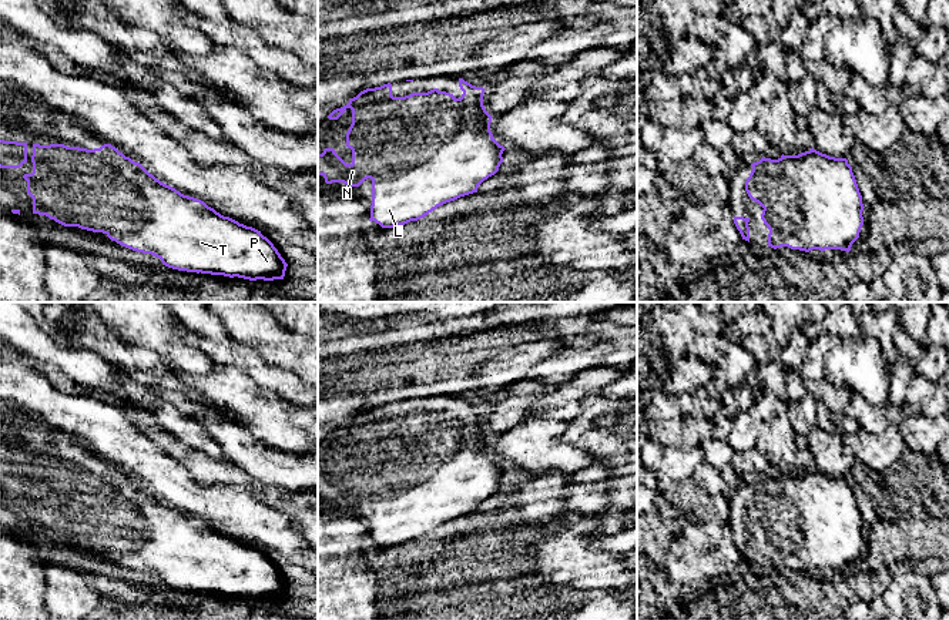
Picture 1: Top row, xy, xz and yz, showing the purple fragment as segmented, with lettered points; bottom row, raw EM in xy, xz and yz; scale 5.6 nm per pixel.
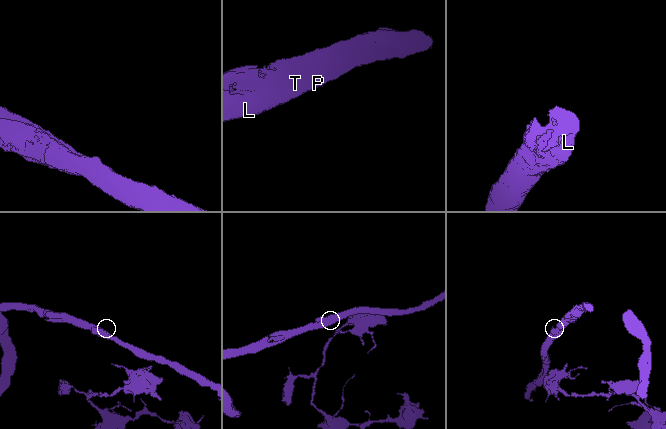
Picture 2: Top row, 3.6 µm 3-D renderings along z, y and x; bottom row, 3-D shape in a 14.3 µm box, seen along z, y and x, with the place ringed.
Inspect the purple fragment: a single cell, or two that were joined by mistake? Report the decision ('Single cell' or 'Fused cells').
Single cell

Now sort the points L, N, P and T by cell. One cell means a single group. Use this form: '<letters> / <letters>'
L N P T

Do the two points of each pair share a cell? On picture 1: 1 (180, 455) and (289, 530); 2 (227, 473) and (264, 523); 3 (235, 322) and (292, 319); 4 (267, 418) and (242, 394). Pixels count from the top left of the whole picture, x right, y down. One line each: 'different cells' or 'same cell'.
1: different cells
2: different cells
3: different cells
4: same cell

